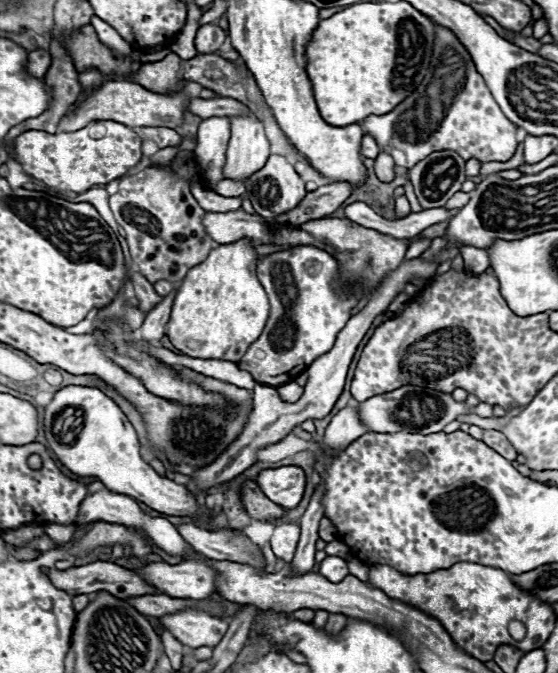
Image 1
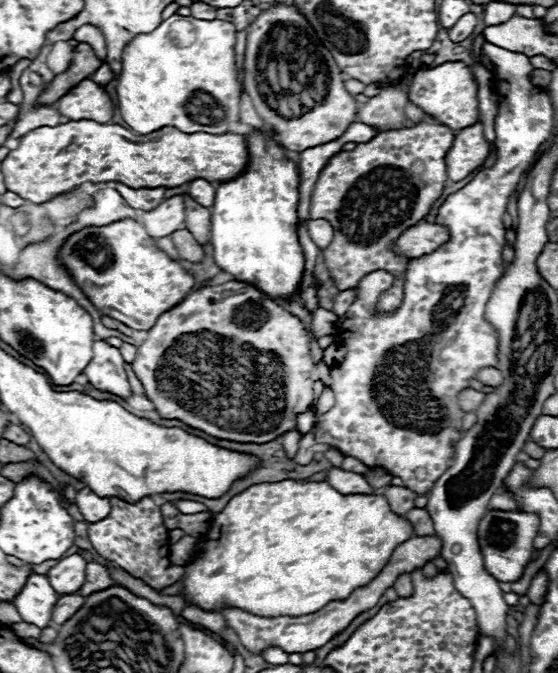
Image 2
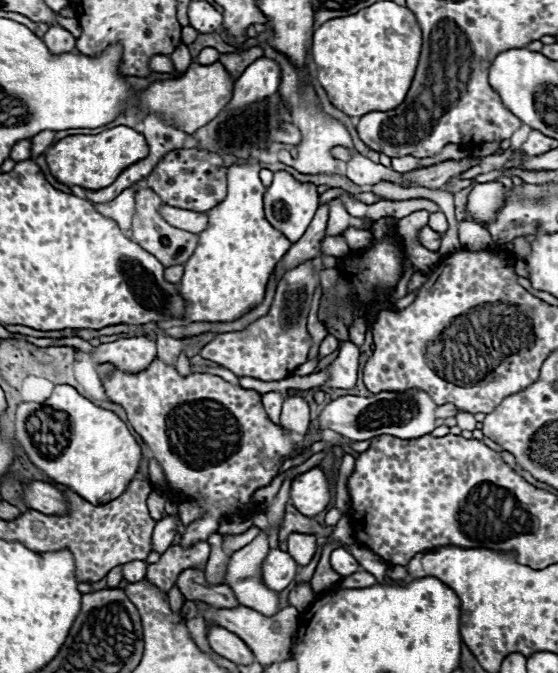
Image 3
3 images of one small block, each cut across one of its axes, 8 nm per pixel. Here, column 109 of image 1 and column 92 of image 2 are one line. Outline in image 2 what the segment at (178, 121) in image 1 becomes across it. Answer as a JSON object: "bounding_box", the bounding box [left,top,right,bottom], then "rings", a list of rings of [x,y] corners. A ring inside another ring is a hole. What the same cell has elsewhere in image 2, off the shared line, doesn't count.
{"bounding_box":[58,80,114,124],"rings":[[[82,80],[58,100],[58,112],[68,120],[94,120],[106,124],[112,120],[114,106],[102,86],[92,80]]]}

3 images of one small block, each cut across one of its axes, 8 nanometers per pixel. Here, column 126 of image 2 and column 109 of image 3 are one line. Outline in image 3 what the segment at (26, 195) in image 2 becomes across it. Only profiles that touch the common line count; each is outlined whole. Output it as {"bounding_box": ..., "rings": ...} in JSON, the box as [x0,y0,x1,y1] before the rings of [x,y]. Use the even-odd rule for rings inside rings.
{"bounding_box":[46,126,148,190],"rings":[[[116,126],[94,136],[80,134],[80,136],[62,138],[48,150],[46,162],[50,166],[50,172],[60,182],[70,186],[82,186],[88,190],[100,190],[110,186],[122,170],[134,164],[134,160],[142,160],[146,152],[148,152],[148,144],[140,132],[128,126]]]}

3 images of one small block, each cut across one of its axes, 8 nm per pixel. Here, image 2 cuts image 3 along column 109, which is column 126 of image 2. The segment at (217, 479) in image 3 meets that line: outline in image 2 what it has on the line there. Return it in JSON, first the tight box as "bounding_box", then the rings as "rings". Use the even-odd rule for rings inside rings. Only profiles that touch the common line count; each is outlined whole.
{"bounding_box":[84,340,130,398],"rings":[[[104,340],[94,342],[94,356],[84,368],[84,374],[88,376],[88,382],[98,390],[106,390],[122,398],[130,396],[130,384],[120,350],[108,346]]]}

